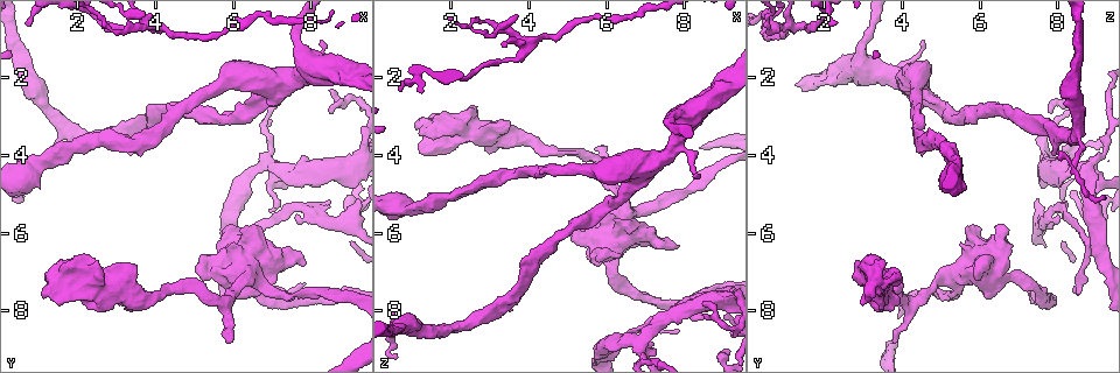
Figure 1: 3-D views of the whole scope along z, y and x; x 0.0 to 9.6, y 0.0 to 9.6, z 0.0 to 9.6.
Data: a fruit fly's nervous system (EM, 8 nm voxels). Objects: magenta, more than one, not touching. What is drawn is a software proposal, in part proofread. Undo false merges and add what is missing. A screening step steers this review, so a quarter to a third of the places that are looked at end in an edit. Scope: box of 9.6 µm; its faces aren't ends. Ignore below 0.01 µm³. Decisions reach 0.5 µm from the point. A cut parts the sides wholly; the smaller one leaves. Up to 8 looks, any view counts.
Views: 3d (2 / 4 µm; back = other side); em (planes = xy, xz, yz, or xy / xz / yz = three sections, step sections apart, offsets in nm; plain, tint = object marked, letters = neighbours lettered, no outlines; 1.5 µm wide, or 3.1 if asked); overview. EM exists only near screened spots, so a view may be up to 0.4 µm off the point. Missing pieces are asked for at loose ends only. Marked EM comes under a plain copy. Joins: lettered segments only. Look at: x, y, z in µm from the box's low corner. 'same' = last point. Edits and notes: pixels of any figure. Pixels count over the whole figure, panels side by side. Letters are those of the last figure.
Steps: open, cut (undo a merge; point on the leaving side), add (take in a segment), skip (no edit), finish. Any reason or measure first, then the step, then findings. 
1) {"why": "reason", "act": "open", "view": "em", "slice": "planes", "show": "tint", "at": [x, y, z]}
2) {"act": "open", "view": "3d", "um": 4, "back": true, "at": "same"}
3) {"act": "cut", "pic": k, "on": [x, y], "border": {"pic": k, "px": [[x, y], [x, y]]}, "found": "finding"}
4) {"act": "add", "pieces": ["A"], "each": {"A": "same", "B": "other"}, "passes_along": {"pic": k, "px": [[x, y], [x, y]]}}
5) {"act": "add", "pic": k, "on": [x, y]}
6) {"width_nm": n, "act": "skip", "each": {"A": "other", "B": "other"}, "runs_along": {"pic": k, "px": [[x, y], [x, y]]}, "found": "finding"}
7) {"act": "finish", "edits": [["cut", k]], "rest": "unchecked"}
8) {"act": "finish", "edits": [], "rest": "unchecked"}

{"why": "an open end", "act": "open", "view": "3d", "um": 2, "at": [7.80, 7.25, 8.50]}

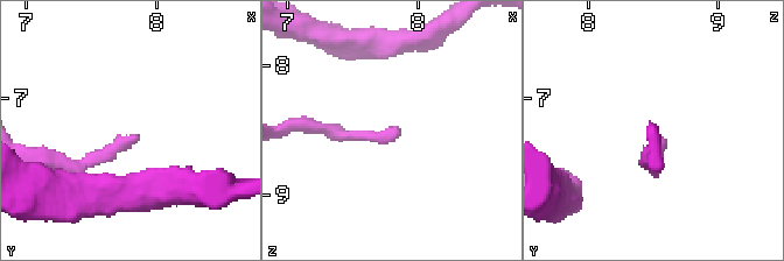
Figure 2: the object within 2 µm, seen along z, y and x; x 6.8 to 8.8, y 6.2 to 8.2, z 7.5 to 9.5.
{"why": "need the tissue", "act": "open", "view": "em", "slice": "xz", "step": 8, "show": "tint", "at": [7.84, 7.26, 8.52]}

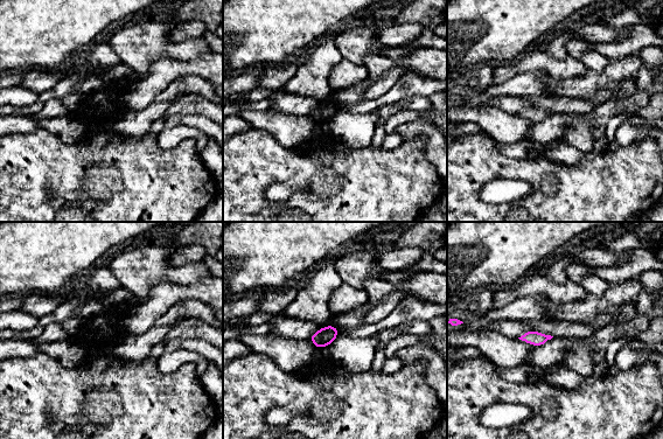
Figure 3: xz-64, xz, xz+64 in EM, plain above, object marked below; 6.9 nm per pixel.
{"act": "open", "view": "em", "slice": "planes", "show": "letters", "at": "same"}

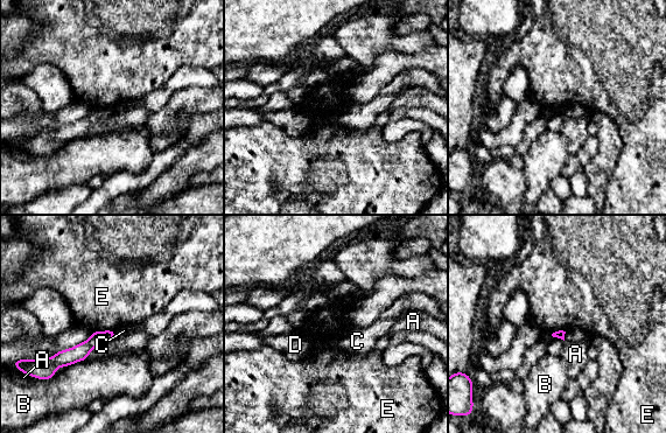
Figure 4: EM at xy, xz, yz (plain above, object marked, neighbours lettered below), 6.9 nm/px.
{"act": "skip", "each": {"A": "other", "B": "other", "C": "other", "D": "other", "E": "other"}, "runs_along": {"pic": 4, "px": [[112, 334], [53, 363]]}, "found": "no lettered segment goes on from it"}

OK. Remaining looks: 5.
{"why": "an open end", "act": "open", "view": "em", "slice": "yz", "step": 4, "show": "letters", "at": [7.80, 6.75, 6.35]}

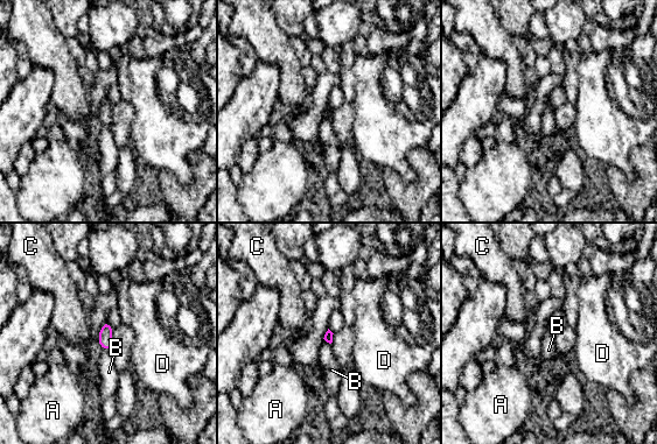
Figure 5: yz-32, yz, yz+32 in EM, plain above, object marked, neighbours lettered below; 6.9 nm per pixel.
{"longest_contact_nm": ["C", 70], "act": "skip", "each": {"A": "other", "B": "other", "C": "other", "D": "other"}, "border": {"pic": 5, "px": [[97, 340], [102, 347]]}, "found": "no lettered segment goes on from it"}

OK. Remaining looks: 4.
{"why": "a narrow waist", "act": "open", "view": "em", "slice": "yz", "step": 8, "show": "tint", "at": [3.95, 0.70, 1.30]}

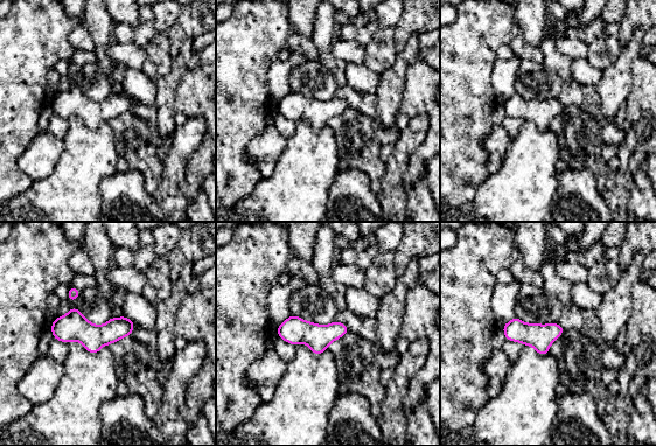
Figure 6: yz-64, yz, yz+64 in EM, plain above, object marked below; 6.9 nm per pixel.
{"act": "open", "view": "em", "slice": "planes", "show": "letters", "at": "same"}

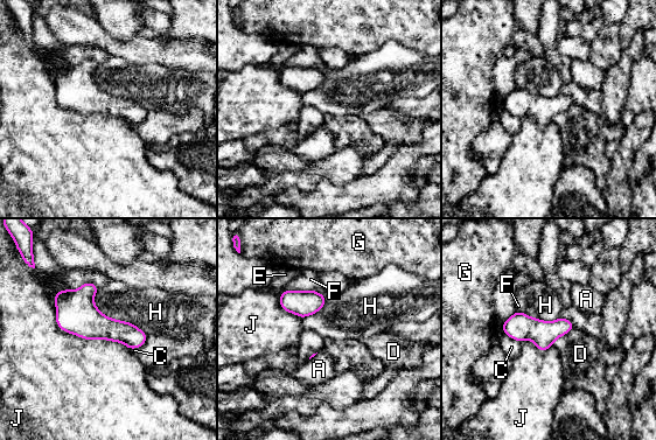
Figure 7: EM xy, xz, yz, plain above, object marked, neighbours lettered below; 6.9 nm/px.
{"act": "skip", "each": {"A": "other", "C": "other", "D": "other", "E": "other", "F": "other", "G": "other", "H": "other", "J": "other"}, "border": {"pic": 7, "px": [[574, 327], [560, 335], [552, 344]]}, "found": "all the same cell"}

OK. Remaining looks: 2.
{"act": "finish", "edits": [], "rest": "unchecked"}

